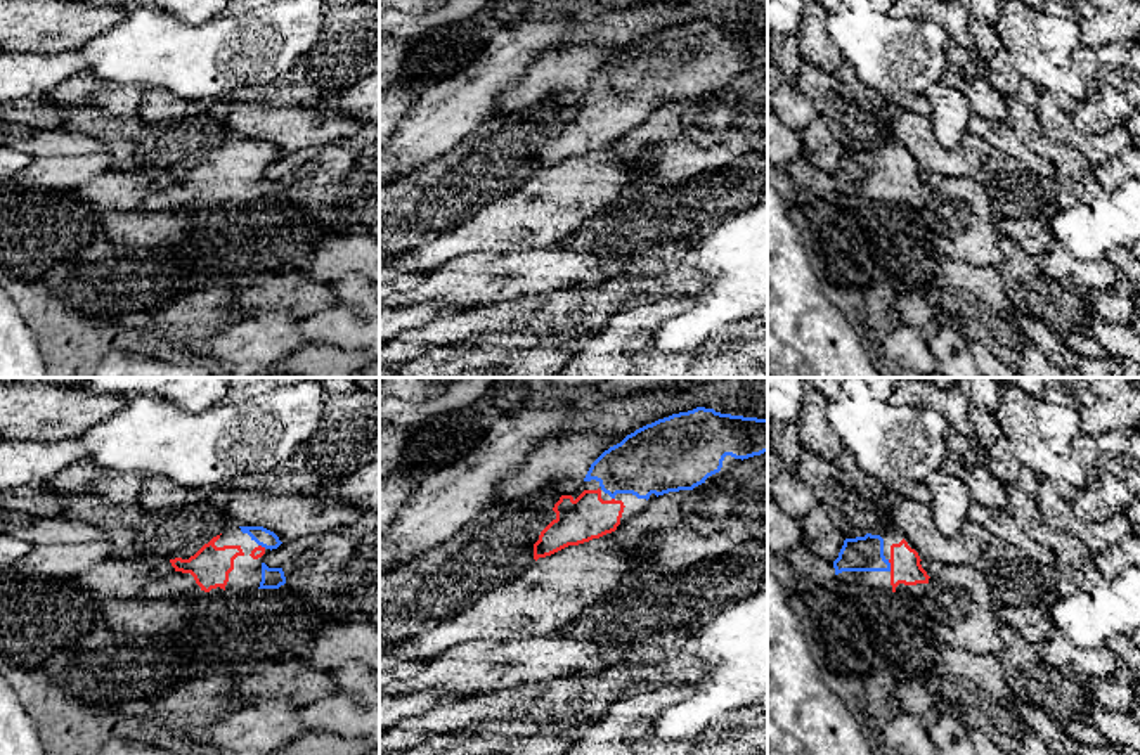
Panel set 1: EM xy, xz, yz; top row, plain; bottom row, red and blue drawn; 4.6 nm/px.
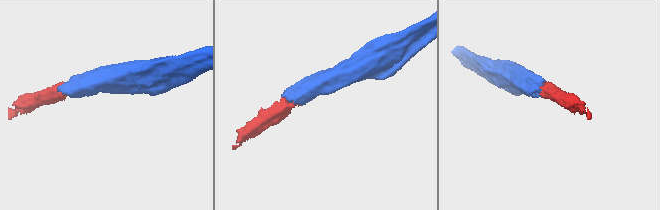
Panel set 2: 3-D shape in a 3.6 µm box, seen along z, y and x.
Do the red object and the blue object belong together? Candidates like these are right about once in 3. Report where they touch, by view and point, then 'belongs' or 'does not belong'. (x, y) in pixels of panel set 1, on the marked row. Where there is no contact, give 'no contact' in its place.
yz (891, 565) | belongs

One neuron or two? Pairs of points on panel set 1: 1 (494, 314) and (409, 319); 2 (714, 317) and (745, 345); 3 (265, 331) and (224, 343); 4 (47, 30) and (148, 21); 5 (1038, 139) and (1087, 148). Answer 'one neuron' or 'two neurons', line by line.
1: two neurons
2: two neurons
3: one neuron
4: two neurons
5: two neurons

